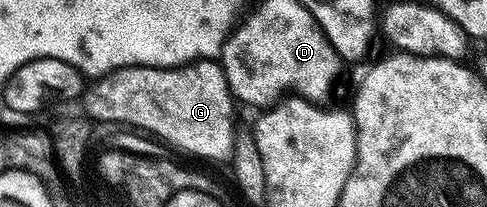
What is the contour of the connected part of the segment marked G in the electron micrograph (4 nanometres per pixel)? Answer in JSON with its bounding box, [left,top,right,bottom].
[83,59,235,160]

